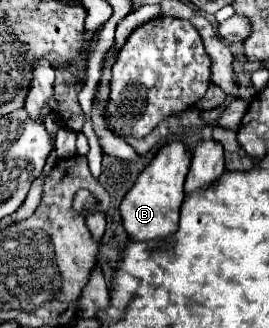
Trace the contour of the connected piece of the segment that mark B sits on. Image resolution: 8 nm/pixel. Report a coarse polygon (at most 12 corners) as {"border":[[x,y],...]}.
{"border":[[164,145],[120,203],[130,241],[178,229],[192,155]]}

